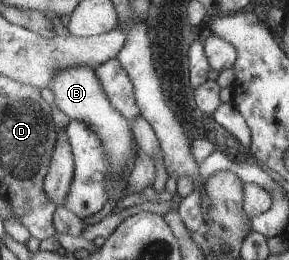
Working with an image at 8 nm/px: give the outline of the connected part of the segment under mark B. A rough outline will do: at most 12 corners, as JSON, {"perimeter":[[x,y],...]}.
{"perimeter":[[92,67],[60,69],[50,90],[100,139],[114,177],[134,151],[131,122]]}

